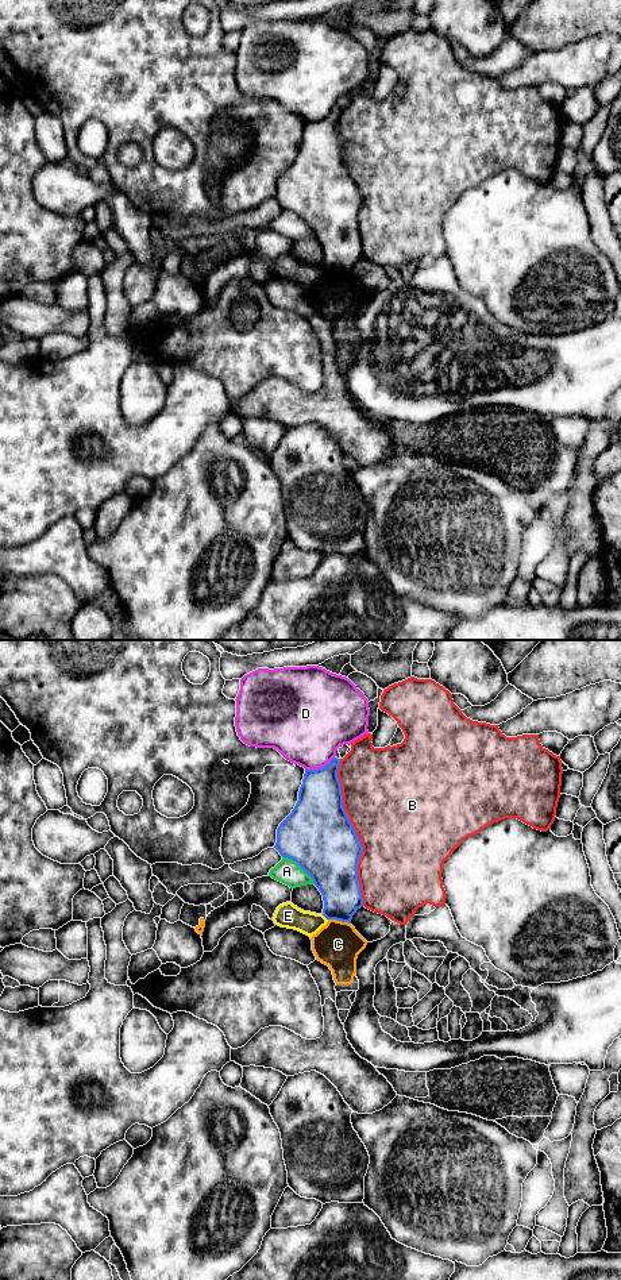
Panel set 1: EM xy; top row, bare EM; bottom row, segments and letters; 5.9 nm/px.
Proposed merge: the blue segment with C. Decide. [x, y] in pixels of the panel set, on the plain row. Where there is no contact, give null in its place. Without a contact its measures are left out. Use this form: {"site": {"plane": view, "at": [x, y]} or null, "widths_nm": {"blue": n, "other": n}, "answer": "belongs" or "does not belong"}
{"site": {"plane": "xy", "at": [339, 272]}, "widths_nm": {"blue": 260, "other": 280}, "answer": "does not belong"}

